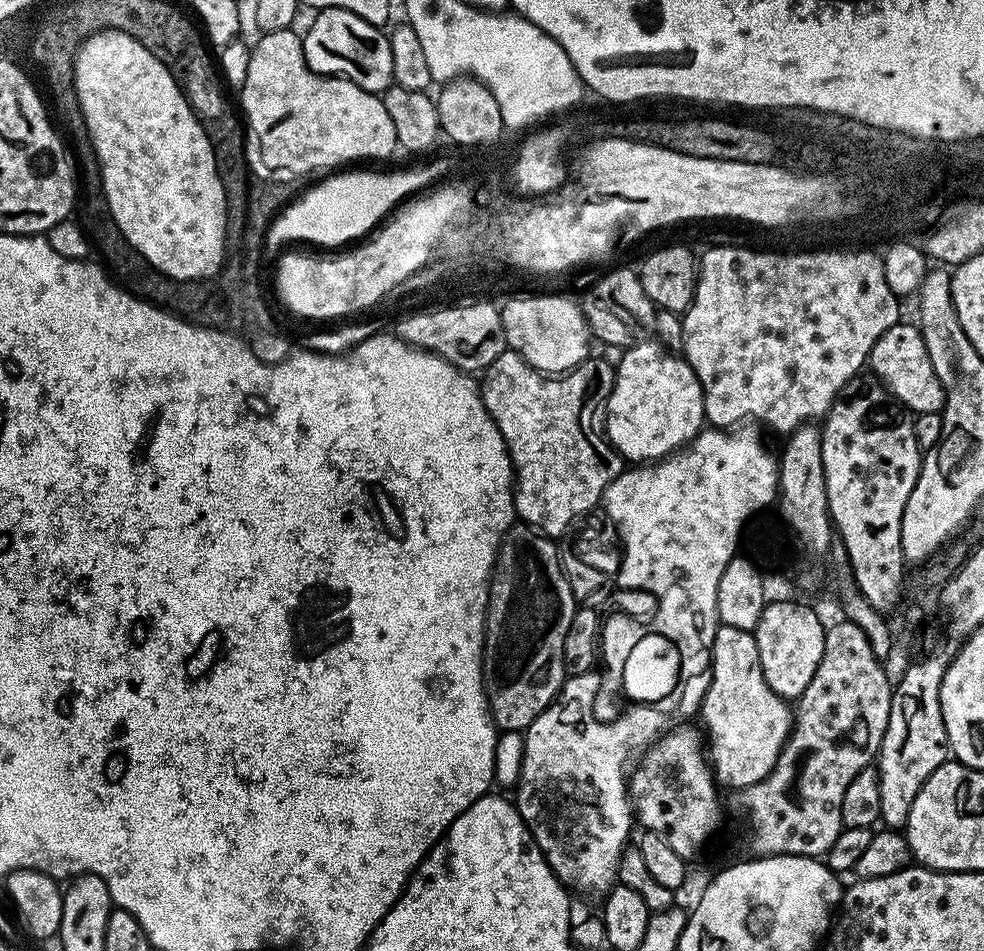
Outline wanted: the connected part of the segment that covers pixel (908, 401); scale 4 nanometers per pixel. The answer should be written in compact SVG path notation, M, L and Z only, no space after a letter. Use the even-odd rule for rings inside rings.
M897 322L890 326L890 330L886 330L886 334L878 338L868 356L868 364L873 372L871 375L887 388L909 413L940 412L944 407L944 387L938 382L938 374L934 374L924 336L915 323L904 323Z

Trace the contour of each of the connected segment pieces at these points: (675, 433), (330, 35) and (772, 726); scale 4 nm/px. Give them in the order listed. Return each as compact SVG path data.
M655 339L644 341L643 344L633 344L631 348L623 349L620 364L615 365L616 381L612 387L612 393L608 395L606 405L606 435L609 444L616 449L616 452L625 461L628 462L655 462L663 460L665 456L671 456L673 452L691 444L693 438L705 427L706 421L704 418L704 395L702 394L702 386L698 382L698 378L694 374L694 370L688 365L688 361L683 355L675 352L669 352L663 344Z
M321 8L315 13L308 33L303 33L304 57L310 70L319 76L338 76L356 84L361 93L383 94L394 81L394 58L390 58L390 42L379 27L364 21L356 13L342 8Z
M720 624L712 642L710 673L712 681L705 692L704 703L698 713L699 719L704 719L704 724L708 727L709 740L707 736L706 752L710 757L710 767L715 779L723 787L725 784L733 790L749 788L765 780L769 770L778 762L784 743L788 740L788 733L792 730L793 709L785 697L770 690L762 674L758 658L758 642L752 632L738 630L738 626Z

